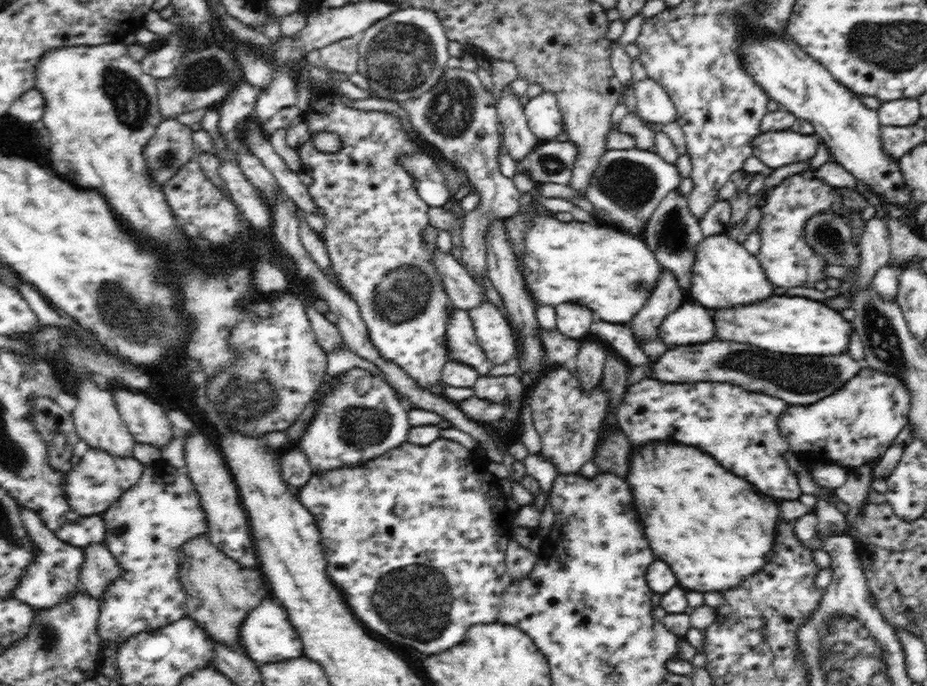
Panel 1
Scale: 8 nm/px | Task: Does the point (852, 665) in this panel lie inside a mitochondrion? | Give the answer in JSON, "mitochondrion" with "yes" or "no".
{"mitochondrion":"yes"}

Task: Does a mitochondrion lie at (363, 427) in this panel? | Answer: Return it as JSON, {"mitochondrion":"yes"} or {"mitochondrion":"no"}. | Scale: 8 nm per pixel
{"mitochondrion":"yes"}

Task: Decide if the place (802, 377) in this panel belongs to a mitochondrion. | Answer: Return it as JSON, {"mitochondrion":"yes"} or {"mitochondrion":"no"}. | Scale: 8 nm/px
{"mitochondrion":"yes"}

